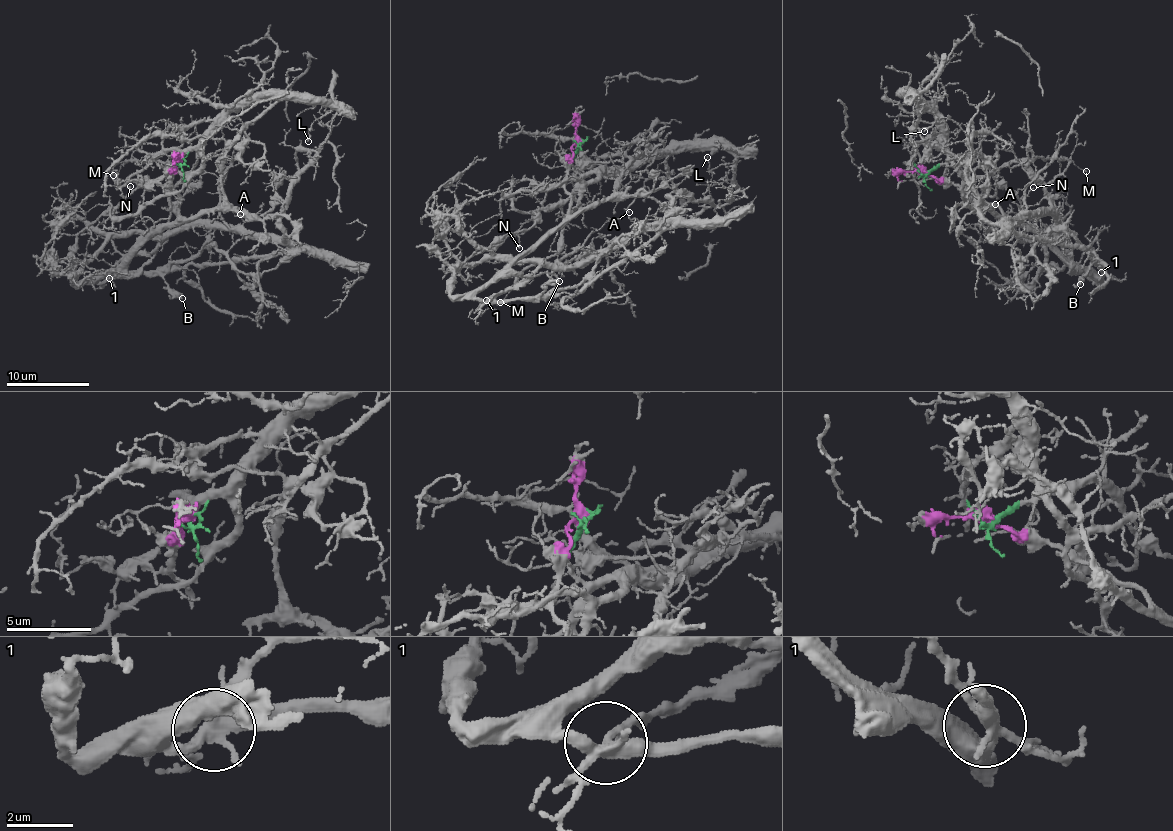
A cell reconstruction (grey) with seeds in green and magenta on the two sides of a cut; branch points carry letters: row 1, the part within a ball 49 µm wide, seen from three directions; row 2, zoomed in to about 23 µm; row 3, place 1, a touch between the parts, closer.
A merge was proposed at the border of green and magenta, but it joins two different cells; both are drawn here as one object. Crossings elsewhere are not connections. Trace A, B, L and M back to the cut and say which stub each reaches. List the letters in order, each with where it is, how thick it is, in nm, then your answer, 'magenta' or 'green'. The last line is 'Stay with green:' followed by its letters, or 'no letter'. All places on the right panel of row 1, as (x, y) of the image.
A: place (995, 204); calibre 150 nm; magenta
B: place (1080, 284); calibre 320 nm; magenta
L: place (924, 131); calibre 140 nm; green
M: place (1086, 171); calibre 150 nm; green
Stay with green: L, M

